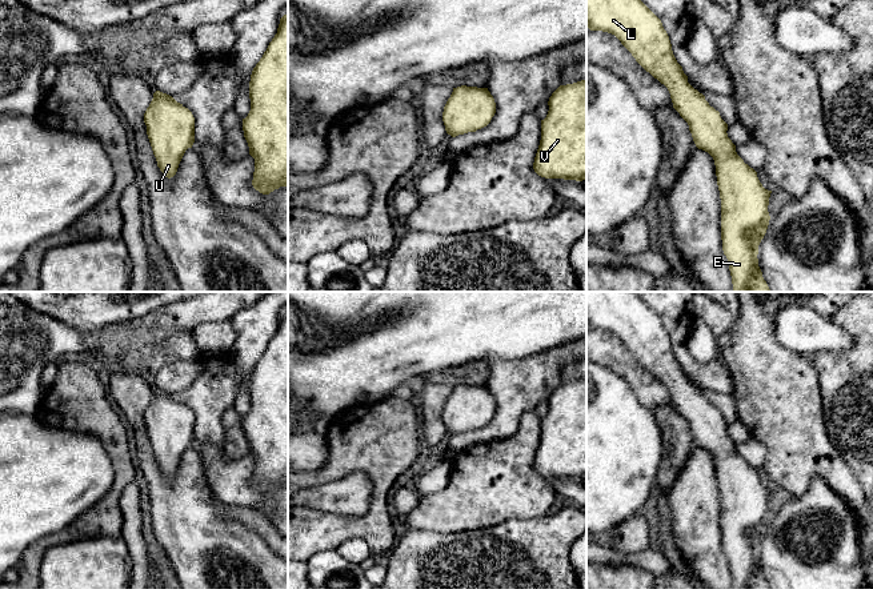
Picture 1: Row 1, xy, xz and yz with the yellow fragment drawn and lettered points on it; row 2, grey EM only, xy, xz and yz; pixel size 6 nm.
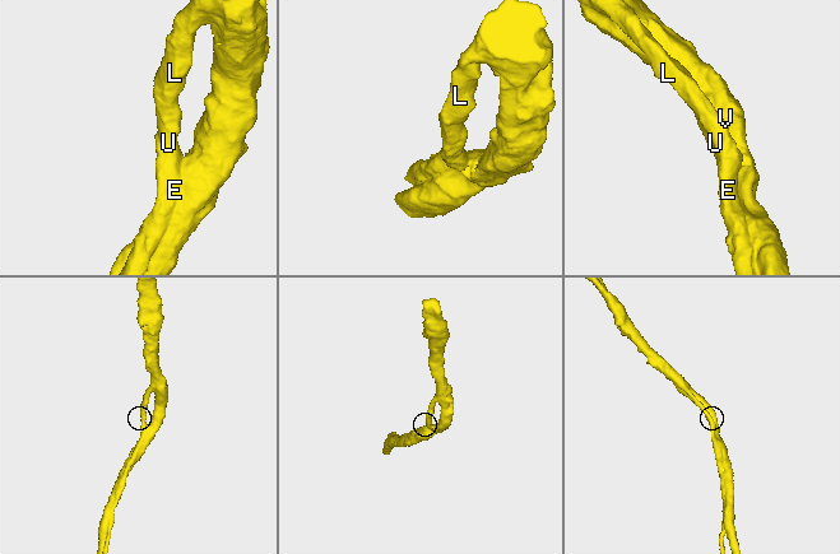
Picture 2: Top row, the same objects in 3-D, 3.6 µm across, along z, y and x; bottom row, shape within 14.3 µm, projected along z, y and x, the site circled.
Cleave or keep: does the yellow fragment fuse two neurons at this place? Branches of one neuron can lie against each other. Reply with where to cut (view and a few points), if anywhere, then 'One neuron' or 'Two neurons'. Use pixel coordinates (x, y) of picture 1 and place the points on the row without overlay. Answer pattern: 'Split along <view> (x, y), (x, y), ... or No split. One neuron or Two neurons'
No split. One neuron

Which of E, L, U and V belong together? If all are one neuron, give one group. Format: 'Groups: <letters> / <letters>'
Groups: E L U V

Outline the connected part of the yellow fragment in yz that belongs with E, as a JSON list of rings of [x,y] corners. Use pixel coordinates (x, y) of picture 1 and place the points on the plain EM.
[[[586,292],[586,325],[614,333],[636,360],[668,386],[673,406],[688,421],[696,445],[714,458],[721,497],[722,549],[728,557],[733,589],[770,589],[758,565],[757,553],[770,518],[768,504],[772,489],[762,485],[757,470],[737,453],[736,444],[726,432],[728,422],[720,410],[688,381],[661,318],[634,292]]]

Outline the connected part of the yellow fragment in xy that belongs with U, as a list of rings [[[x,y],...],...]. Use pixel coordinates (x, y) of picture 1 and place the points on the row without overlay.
[[[156,389],[144,421],[157,465],[165,476],[173,476],[185,449],[195,441],[192,410],[172,394]]]

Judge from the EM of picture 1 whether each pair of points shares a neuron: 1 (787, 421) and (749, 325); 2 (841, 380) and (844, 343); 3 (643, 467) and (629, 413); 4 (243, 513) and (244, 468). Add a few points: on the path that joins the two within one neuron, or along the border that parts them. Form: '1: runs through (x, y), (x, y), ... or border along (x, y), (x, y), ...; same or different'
1: runs through (777, 397), (777, 392), (755, 359), (755, 349); same
2: border along (853, 337), (840, 352), (813, 356); different
3: runs through (629, 453), (629, 427); same
4: border along (229, 507), (257, 509), (271, 521); different

